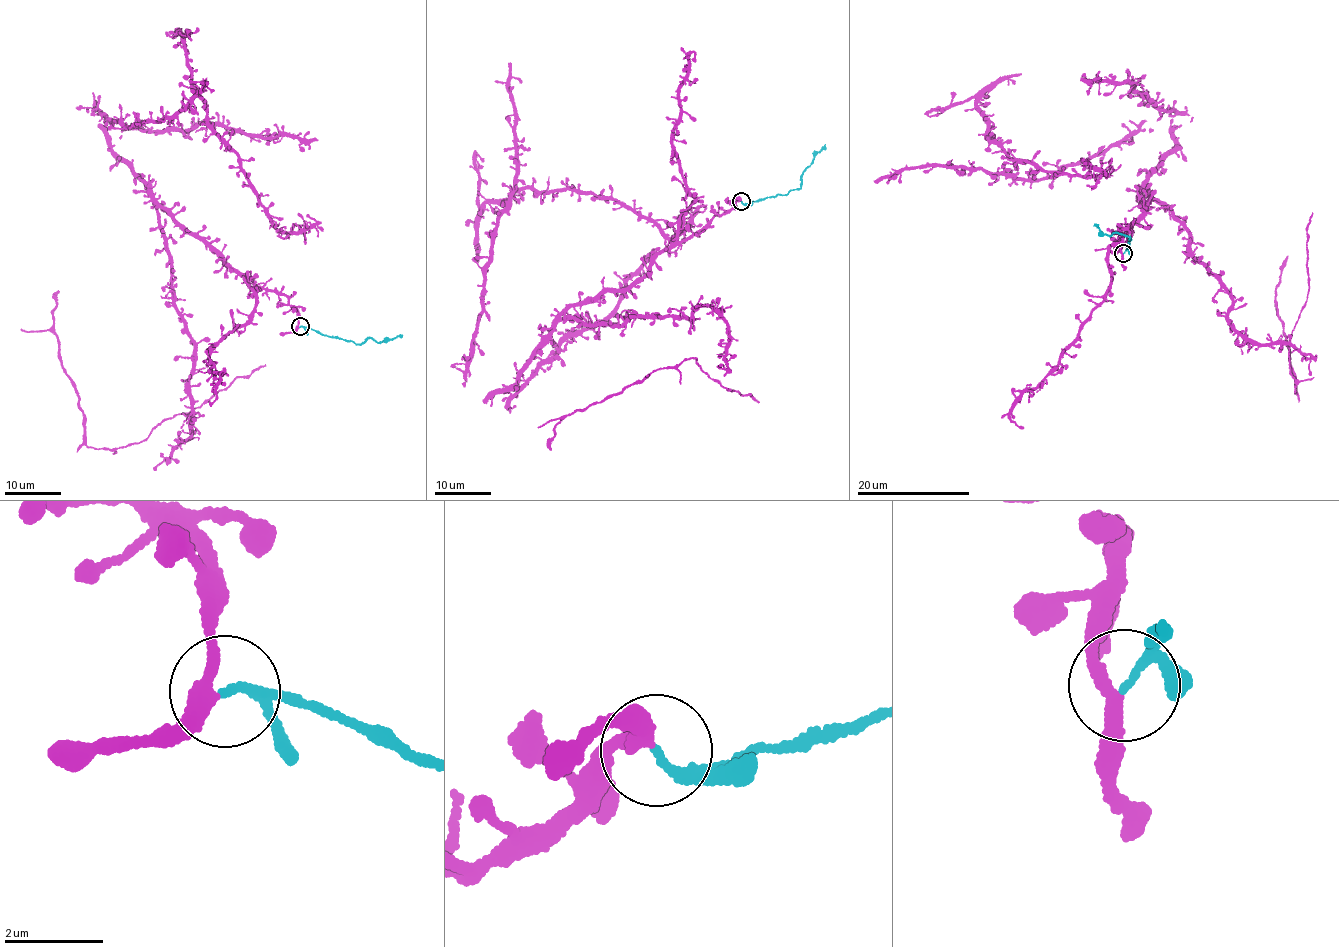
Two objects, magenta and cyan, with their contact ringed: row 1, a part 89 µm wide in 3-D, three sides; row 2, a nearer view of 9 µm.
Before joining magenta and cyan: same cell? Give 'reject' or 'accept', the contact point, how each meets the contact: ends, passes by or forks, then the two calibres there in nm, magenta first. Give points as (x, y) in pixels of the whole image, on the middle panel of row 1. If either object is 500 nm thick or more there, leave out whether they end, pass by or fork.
reject; at (741, 201); magenta passes by; cyan ends there; 300 nm thick on the magenta side, 170 nm on the other

